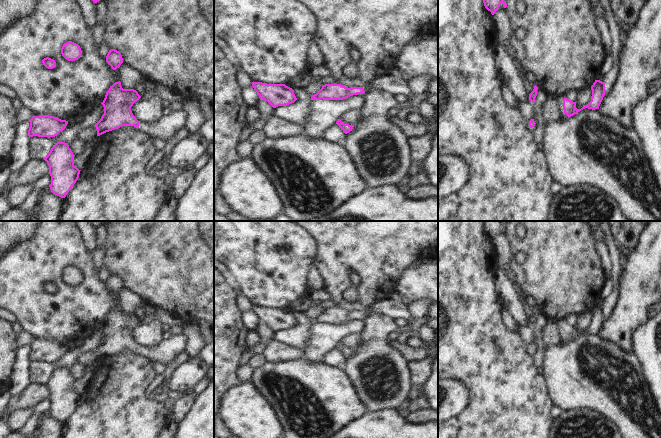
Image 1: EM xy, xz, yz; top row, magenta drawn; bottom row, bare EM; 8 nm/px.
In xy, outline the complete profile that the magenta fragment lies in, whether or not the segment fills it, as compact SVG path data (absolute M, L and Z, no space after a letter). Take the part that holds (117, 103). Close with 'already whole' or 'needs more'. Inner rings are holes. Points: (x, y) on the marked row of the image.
M115 82L106 92L101 103L104 114L95 124L97 136L118 129L122 126L134 126L148 133L151 137L163 142L168 141L174 133L185 125L185 112L172 111L150 122L138 121L131 111L131 107L141 96L134 89L123 89L121 82Z; needs more

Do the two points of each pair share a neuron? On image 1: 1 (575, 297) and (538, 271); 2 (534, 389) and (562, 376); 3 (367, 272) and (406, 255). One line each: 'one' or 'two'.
1: one
2: two
3: one

